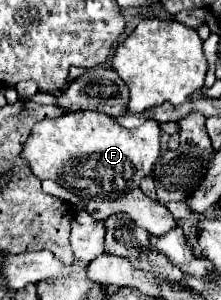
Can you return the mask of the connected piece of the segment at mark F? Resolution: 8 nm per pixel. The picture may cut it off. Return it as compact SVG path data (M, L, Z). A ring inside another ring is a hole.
M80 110L38 122L24 144L22 158L28 160L40 180L50 178L82 198L118 200L140 188L140 182L150 176L160 156L160 134L156 120L146 120L138 130L128 130L106 114Z

